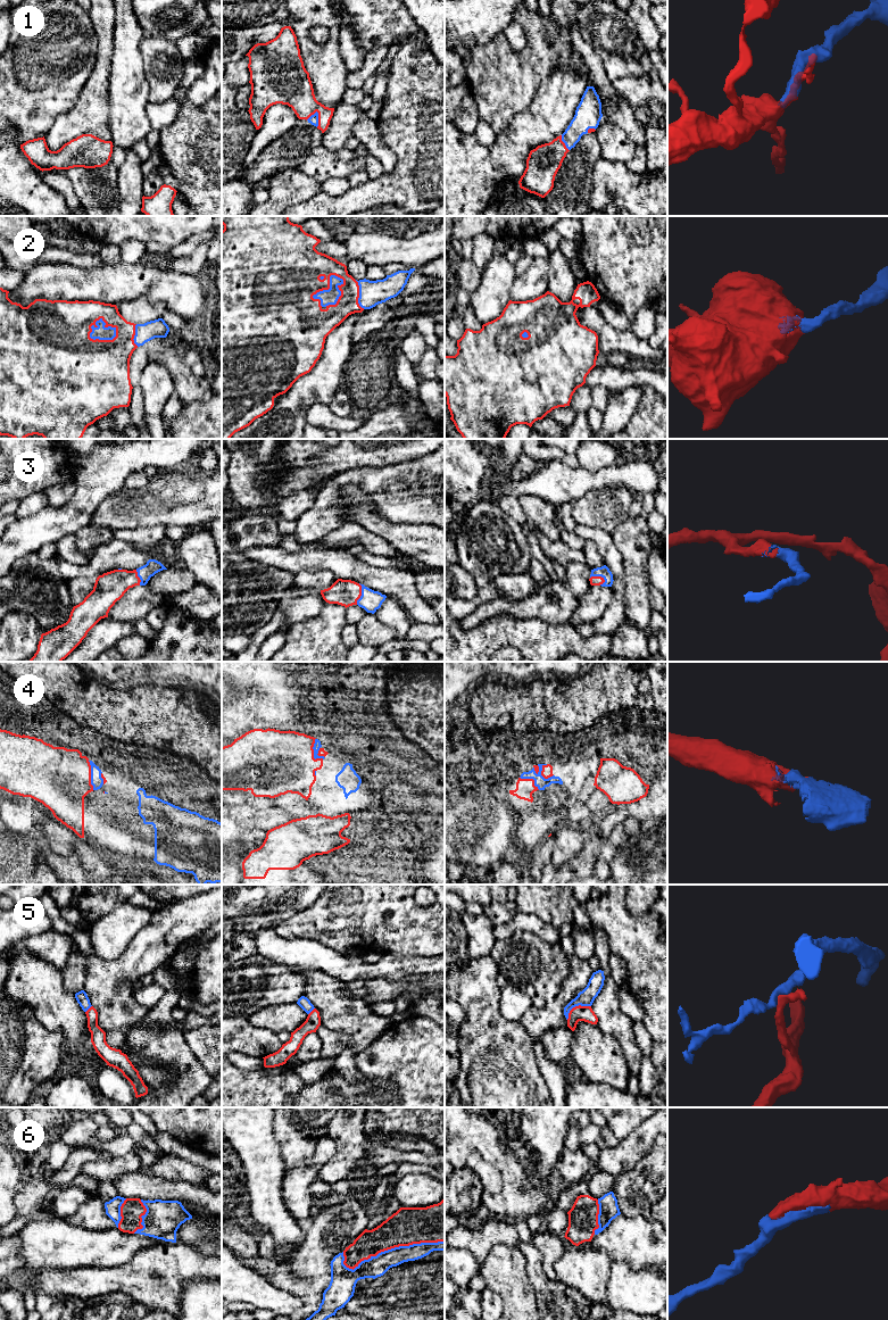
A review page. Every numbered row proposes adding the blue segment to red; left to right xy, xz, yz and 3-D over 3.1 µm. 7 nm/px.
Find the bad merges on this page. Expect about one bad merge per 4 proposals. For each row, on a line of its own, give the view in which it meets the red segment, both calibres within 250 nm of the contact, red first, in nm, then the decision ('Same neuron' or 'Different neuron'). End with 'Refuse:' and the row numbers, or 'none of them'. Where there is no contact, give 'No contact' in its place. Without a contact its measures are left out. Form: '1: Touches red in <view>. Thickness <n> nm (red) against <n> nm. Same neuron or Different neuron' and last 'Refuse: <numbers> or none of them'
1: Touches red in xz. Thickness 280 nm (red) against 70 nm. Same neuron
2: Touches red in xz. Thickness 360 nm (red) against 110 nm. Same neuron
3: Touches red in yz. Thickness 60 nm (red) against 80 nm. Same neuron
4: Touches red in xz. Thickness 440 nm (red) against 50 nm. Same neuron
5: Touches red in yz. Thickness 110 nm (red) against 120 nm. Different neuron
6: Touches red in xz. Thickness 260 nm (red) against 150 nm. Same neuron
Refuse: 5

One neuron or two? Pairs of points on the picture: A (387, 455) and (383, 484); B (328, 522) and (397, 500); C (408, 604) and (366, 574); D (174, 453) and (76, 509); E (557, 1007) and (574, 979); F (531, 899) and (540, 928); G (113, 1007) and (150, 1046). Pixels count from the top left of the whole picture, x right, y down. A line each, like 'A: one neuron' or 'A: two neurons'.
A: two neurons
B: one neuron
C: one neuron
D: one neuron
E: one neuron
F: two neurons
G: two neurons

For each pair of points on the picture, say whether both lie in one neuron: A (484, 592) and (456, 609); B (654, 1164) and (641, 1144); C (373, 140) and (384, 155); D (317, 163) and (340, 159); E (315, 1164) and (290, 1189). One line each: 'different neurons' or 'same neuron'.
A: same neuron
B: different neurons
C: same neuron
D: same neuron
E: same neuron

